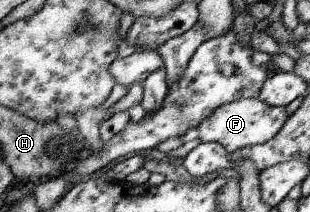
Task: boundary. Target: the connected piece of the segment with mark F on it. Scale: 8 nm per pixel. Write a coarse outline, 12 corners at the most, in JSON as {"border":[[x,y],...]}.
{"border":[[259,98],[215,108],[195,132],[231,155],[281,132],[283,106]]}

